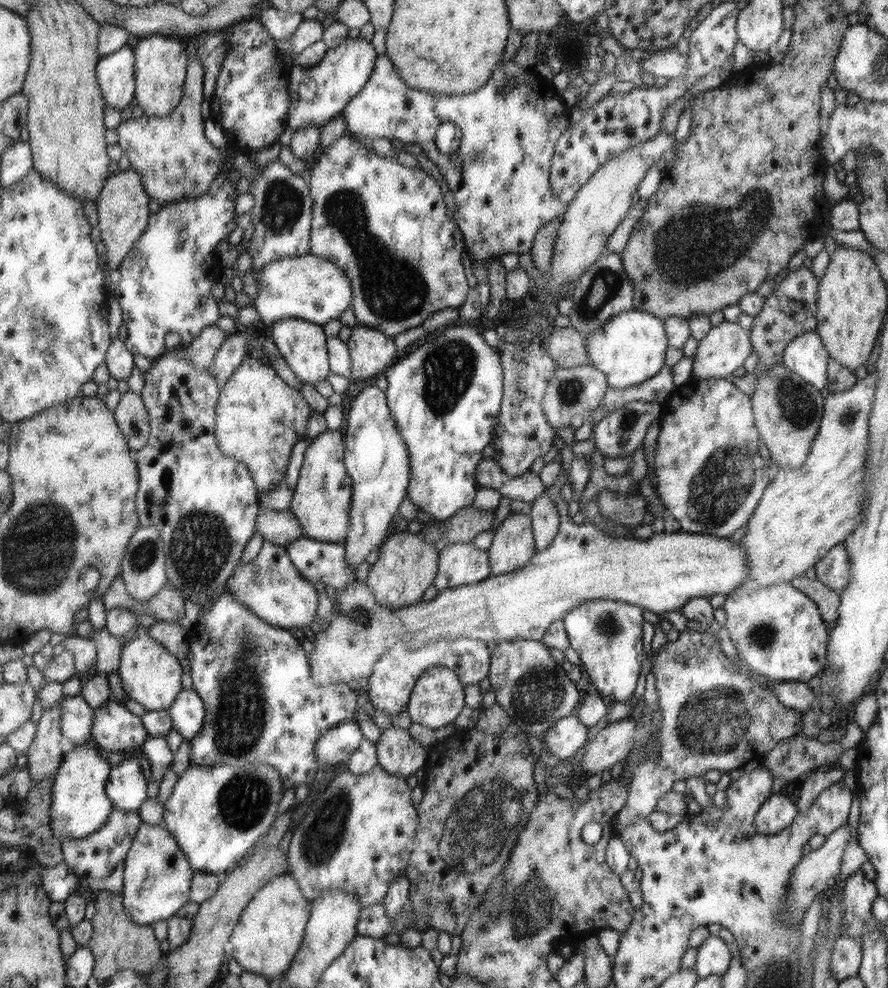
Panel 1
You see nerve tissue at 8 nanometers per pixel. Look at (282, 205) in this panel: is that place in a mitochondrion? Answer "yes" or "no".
yes

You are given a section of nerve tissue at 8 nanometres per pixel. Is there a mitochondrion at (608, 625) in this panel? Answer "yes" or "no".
yes

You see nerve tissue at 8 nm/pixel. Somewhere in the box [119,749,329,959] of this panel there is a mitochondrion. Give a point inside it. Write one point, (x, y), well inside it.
(245, 800)

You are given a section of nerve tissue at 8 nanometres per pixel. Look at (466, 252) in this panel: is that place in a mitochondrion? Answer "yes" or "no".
no

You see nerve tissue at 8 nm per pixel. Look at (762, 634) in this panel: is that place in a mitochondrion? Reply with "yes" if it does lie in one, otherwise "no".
yes

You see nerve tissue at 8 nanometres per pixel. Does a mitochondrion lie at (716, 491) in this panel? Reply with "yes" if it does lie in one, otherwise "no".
yes

